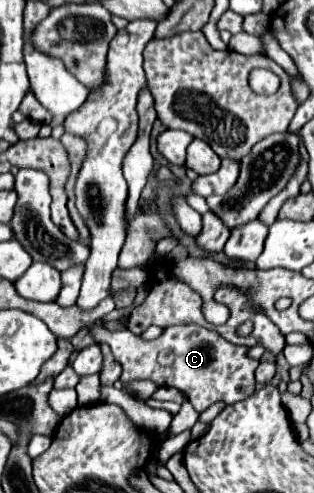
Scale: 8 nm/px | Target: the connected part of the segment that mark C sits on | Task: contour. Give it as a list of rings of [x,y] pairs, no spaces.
[[[94,321],[94,325],[90,327],[90,335],[96,343],[110,345],[114,359],[124,369],[120,377],[122,381],[150,379],[158,387],[174,387],[188,397],[198,413],[218,401],[224,401],[226,405],[244,401],[252,397],[256,389],[254,371],[260,361],[248,357],[248,347],[232,345],[216,331],[194,323],[168,327],[158,339],[144,341],[128,329],[108,331],[102,321]]]

